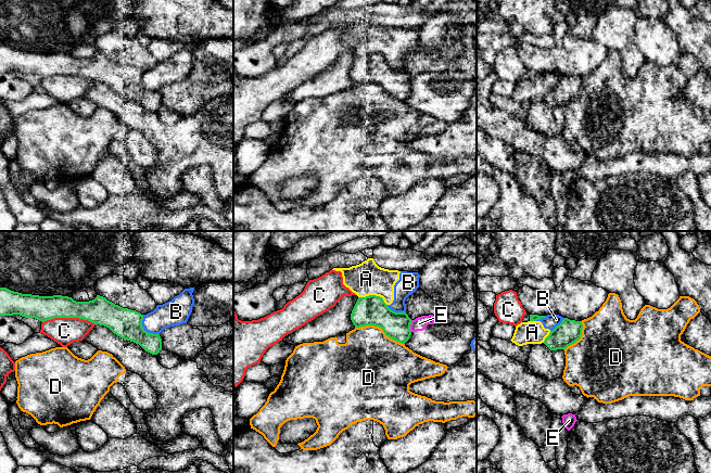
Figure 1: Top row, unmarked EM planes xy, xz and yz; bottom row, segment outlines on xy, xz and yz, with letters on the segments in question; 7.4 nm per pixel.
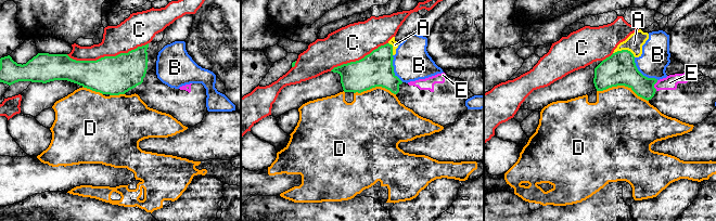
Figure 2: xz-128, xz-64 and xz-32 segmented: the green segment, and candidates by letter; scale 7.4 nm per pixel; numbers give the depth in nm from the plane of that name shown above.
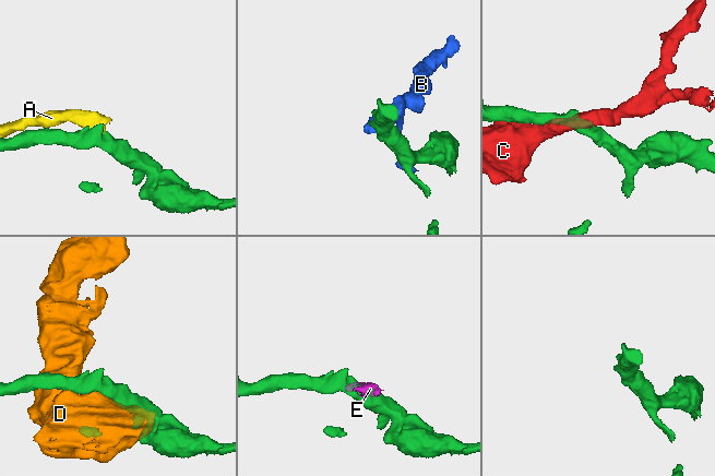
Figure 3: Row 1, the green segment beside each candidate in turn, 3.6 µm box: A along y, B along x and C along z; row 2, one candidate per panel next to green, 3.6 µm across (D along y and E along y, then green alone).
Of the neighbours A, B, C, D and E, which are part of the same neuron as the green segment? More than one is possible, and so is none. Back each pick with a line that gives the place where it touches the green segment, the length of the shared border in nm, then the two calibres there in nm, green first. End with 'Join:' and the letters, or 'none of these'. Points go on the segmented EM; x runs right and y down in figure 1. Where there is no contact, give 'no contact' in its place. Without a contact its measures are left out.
Join: none of these

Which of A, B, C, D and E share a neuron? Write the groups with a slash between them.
A B / C / D / E

